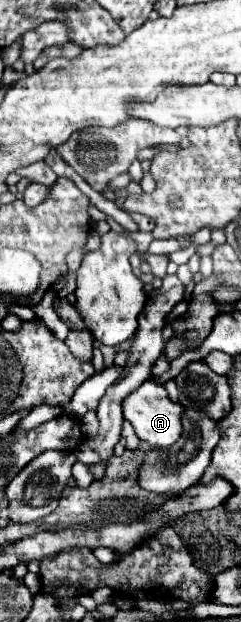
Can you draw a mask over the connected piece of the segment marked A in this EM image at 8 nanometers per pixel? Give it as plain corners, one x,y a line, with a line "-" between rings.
152,379
144,381
136,391
132,391
124,401
124,417
134,425
138,439
146,441
152,447
170,447
182,437
182,415
184,407
168,397
168,391
162,385
156,385

